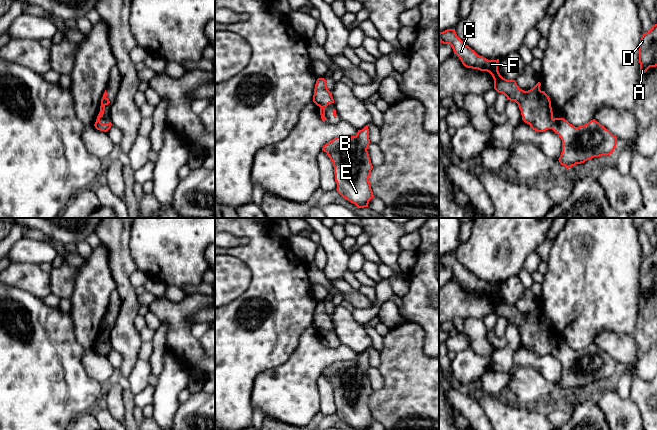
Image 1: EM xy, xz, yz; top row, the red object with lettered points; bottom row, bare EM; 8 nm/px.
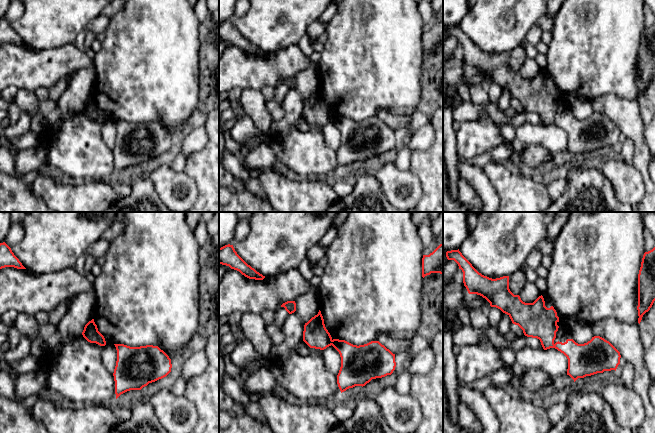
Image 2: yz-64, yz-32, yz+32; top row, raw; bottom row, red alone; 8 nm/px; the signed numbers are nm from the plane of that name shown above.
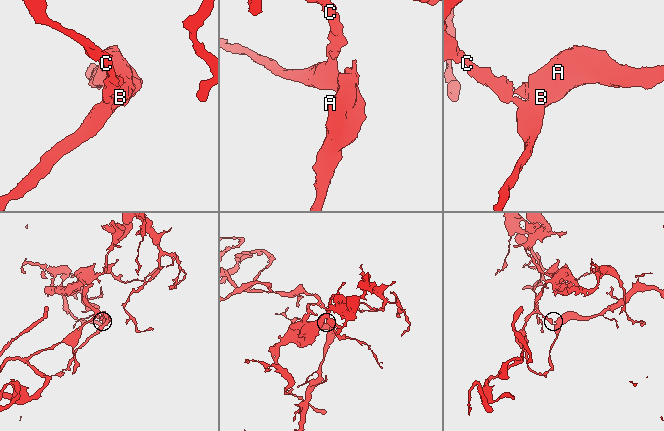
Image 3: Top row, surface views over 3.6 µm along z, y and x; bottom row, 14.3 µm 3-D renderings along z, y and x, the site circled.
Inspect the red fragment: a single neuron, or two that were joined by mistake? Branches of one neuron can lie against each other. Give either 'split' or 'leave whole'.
split

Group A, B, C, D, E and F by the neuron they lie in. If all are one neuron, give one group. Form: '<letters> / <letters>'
A B D E / C F

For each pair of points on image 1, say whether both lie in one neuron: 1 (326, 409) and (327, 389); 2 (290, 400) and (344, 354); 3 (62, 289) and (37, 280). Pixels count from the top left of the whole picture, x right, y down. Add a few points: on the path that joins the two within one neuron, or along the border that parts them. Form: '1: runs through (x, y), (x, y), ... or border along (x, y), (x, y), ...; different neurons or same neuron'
1: runs through (327, 404), (327, 394); same neuron
2: runs through (299, 385), (329, 355); same neuron
3: border along (48, 273), (51, 292); different neurons

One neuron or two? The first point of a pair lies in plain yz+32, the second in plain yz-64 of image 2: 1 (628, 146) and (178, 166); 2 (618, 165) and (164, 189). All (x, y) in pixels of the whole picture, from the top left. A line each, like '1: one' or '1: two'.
1: one
2: one

